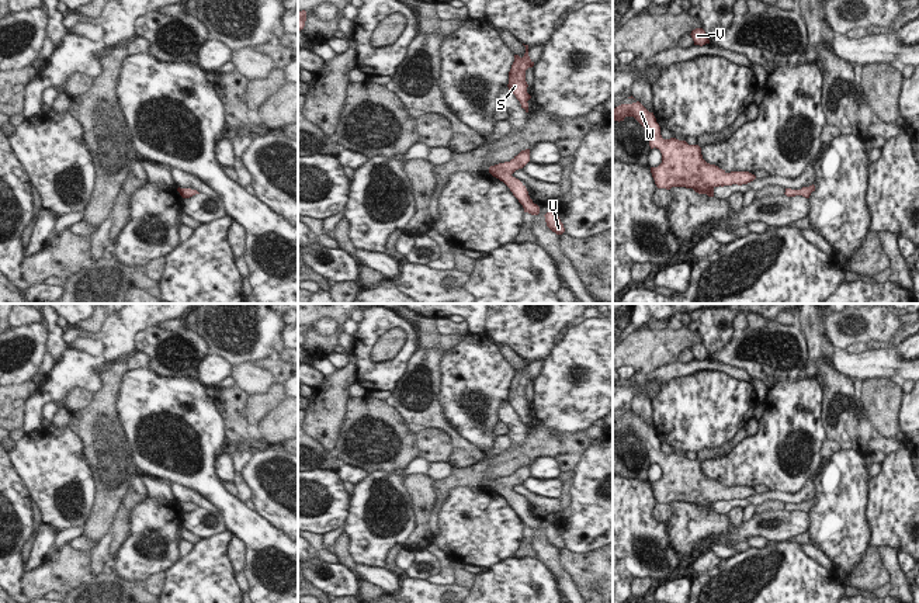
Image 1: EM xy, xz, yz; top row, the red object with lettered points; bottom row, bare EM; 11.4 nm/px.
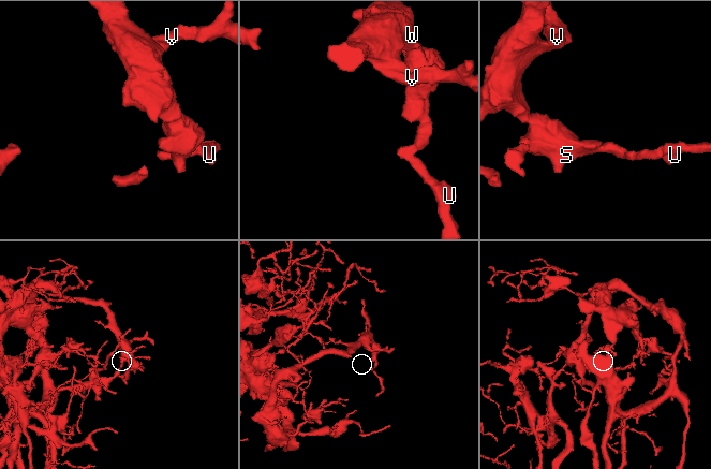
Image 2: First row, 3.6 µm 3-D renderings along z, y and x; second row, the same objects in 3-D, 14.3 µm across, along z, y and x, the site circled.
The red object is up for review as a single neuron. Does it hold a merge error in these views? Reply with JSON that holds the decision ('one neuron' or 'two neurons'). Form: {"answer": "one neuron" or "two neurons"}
{"answer": "one neuron"}

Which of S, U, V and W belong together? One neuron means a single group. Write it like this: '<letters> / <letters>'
S U V W

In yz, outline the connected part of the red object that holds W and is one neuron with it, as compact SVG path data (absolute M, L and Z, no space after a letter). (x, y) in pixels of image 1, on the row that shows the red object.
M639 101L621 104L613 110L614 121L624 121L625 117L634 117L645 128L651 149L656 148L662 153L662 163L651 167L658 188L686 187L714 197L715 187L742 186L756 179L749 171L726 173L718 166L707 163L698 145L689 145L676 138L663 139L653 112L649 112Z

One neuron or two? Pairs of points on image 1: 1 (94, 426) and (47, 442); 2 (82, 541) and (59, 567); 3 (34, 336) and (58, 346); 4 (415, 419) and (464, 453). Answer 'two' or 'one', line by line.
1: two
2: two
3: two
4: one

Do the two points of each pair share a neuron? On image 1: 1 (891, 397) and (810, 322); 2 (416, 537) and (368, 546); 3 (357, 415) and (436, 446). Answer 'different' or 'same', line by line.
1: different
2: different
3: same

